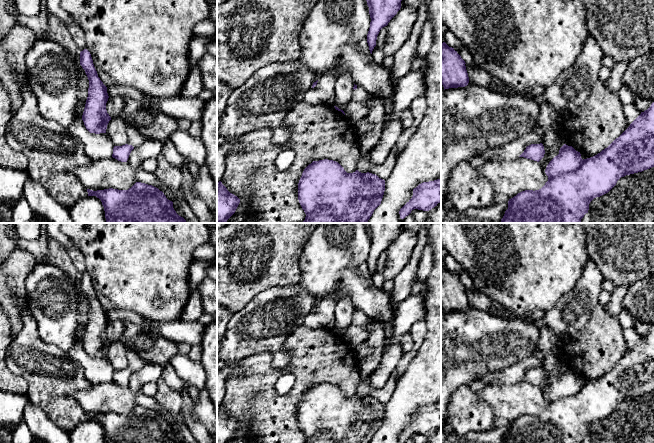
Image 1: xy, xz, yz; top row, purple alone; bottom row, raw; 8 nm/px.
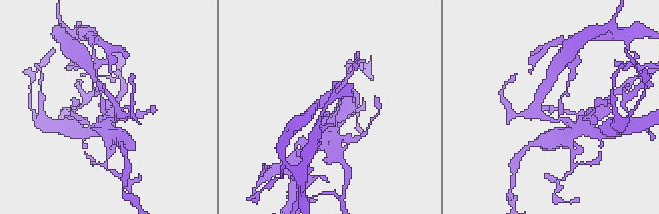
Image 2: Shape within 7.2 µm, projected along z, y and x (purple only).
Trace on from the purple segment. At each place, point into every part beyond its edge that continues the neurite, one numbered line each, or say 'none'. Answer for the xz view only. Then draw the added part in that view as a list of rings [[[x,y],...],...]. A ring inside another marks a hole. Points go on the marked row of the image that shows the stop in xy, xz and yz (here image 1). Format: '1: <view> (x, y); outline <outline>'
1: xz (376, 114); outline [[[359,85],[353,90],[352,101],[369,105],[369,112],[366,119],[371,129],[360,137],[360,147],[365,152],[371,152],[378,144],[385,117],[384,105],[382,102],[374,101],[371,96]]]

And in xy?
1: xy (135, 138); outline [[[127,124],[127,134],[128,134],[128,145],[132,145],[134,148],[140,146],[146,139],[145,137],[137,131],[130,124]]]

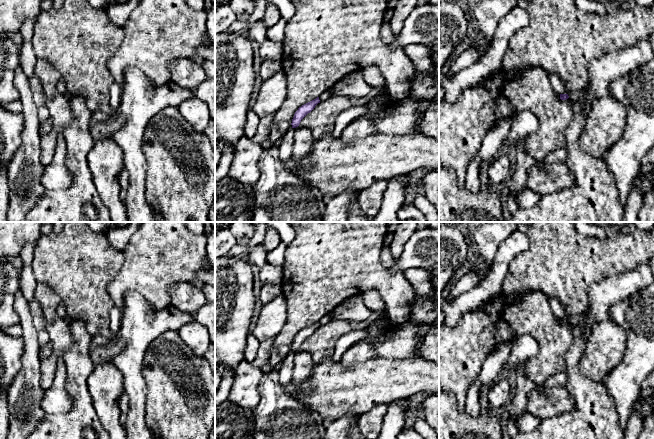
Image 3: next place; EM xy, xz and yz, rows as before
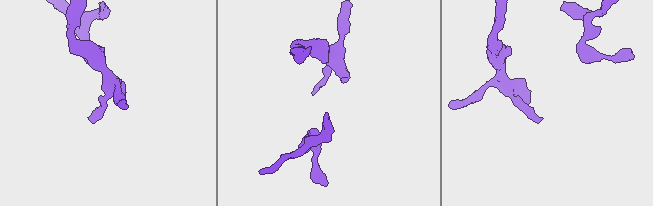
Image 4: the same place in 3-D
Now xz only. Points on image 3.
none

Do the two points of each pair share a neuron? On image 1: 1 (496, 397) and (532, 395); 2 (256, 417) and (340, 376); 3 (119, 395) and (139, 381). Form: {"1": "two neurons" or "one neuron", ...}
{"1": "one neuron", "2": "one neuron", "3": "two neurons"}

